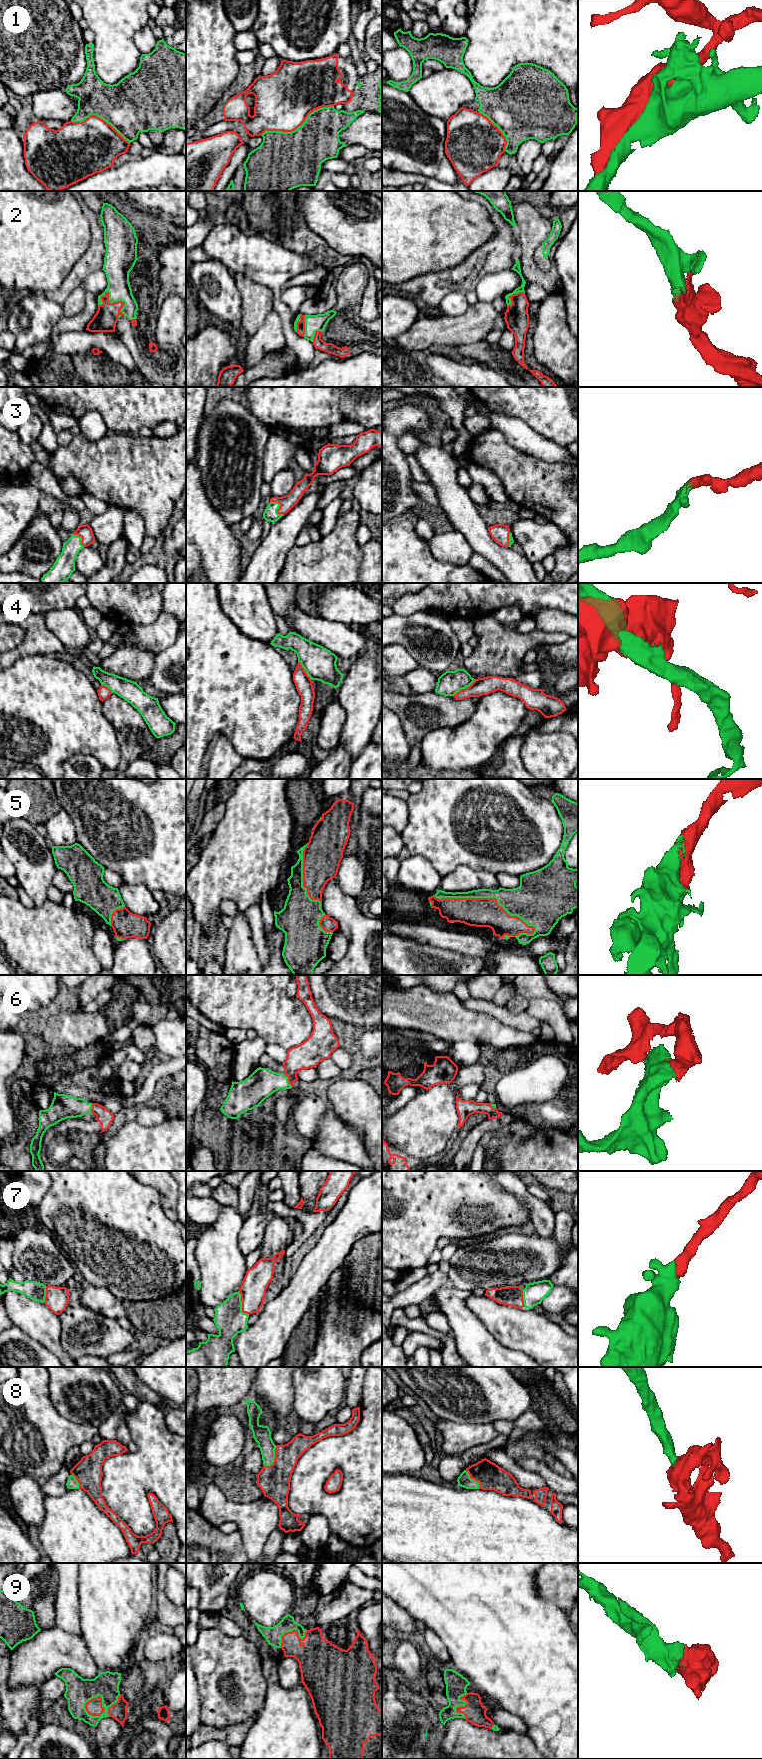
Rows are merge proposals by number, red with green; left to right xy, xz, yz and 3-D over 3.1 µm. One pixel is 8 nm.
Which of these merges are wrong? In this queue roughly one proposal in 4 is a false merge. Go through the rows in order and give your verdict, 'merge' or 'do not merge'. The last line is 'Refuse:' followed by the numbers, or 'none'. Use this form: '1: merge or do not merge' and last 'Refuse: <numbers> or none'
1: do not merge
2: merge
3: merge
4: do not merge
5: merge
6: merge
7: merge
8: merge
9: merge
Refuse: 1, 4

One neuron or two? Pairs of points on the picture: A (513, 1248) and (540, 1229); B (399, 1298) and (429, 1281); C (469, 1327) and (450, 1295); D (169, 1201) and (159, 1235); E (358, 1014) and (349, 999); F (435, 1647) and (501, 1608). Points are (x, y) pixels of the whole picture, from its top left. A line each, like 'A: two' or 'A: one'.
A: two
B: one
C: one
D: two
E: one
F: two

